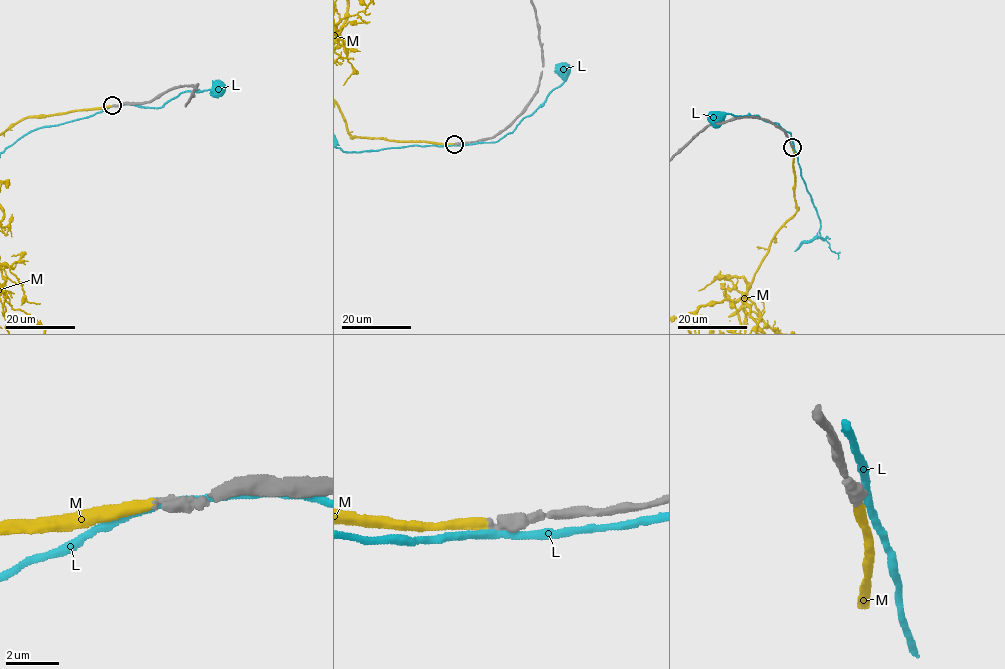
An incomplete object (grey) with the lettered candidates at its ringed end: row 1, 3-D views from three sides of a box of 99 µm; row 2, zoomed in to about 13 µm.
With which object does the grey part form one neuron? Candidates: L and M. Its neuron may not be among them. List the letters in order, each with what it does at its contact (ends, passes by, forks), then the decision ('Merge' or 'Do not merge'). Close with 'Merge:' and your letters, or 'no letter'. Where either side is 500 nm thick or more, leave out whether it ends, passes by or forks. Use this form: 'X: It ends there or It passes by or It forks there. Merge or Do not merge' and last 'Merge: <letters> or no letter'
L: Do not merge
M: It ends there. Merge
Merge: M

